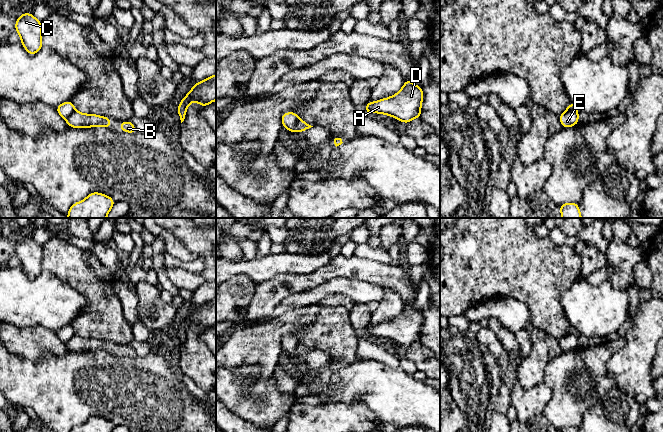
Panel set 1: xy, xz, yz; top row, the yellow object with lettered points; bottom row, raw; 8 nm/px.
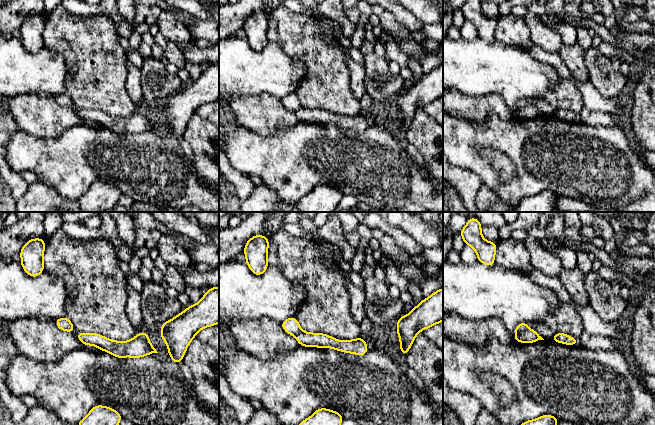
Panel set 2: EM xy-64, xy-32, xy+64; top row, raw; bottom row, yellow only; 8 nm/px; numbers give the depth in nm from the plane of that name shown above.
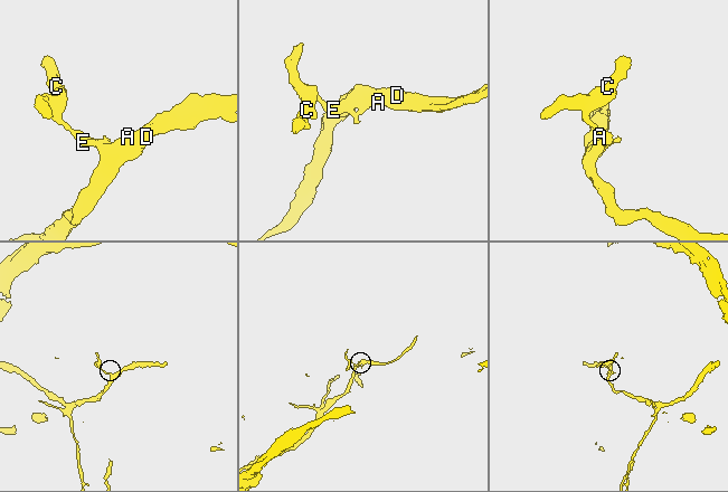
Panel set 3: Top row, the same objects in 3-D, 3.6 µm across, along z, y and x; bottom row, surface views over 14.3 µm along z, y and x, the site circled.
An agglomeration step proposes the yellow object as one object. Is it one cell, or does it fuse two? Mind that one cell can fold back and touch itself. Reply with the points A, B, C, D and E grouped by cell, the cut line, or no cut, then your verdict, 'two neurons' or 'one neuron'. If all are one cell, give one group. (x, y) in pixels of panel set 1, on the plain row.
groups A B D E / C; cut xz (298, 342), (296, 346), (297, 354); two neurons

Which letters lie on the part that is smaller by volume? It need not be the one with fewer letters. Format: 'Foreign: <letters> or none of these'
Foreign: C

